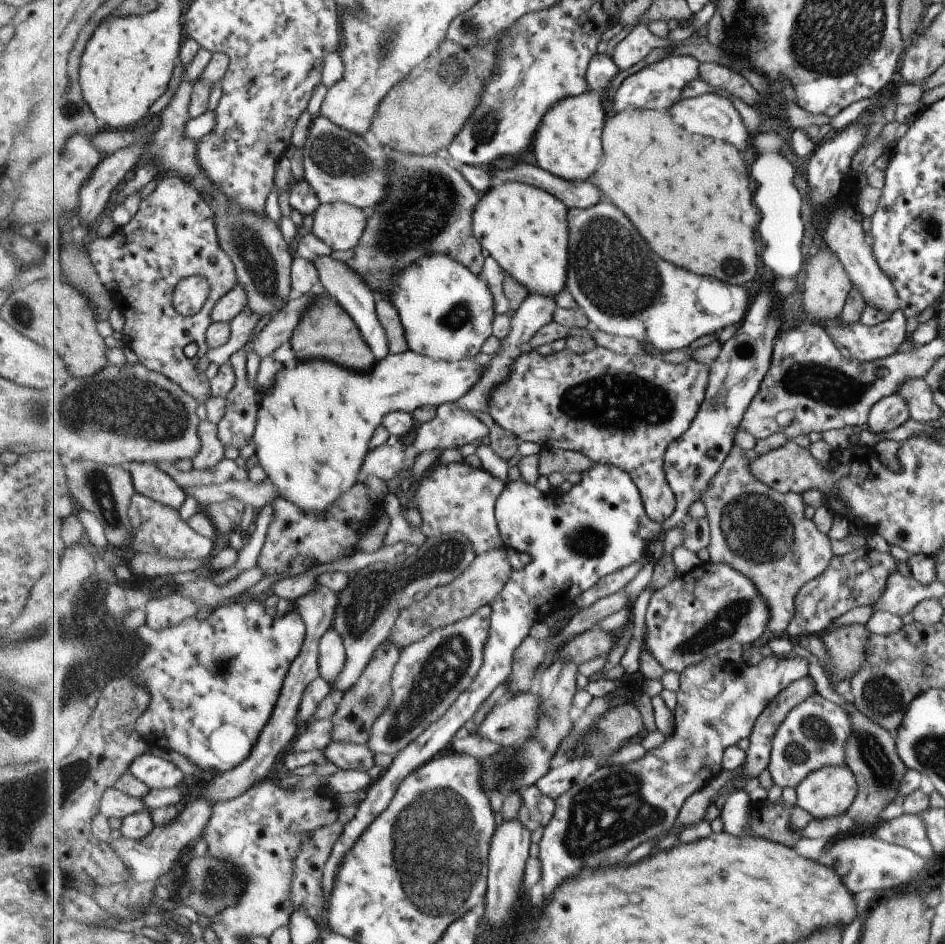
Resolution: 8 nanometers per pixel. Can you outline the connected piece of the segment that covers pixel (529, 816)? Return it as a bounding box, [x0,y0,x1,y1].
[518,785,556,830]

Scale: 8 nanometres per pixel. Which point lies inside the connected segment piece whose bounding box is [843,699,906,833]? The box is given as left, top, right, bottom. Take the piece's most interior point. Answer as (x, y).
(870, 754)

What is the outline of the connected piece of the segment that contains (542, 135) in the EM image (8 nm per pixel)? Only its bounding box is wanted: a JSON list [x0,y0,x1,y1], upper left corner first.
[534,91,607,182]

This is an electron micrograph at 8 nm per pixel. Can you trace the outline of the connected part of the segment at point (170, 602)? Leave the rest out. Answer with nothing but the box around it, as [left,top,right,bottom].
[146,594,199,631]

